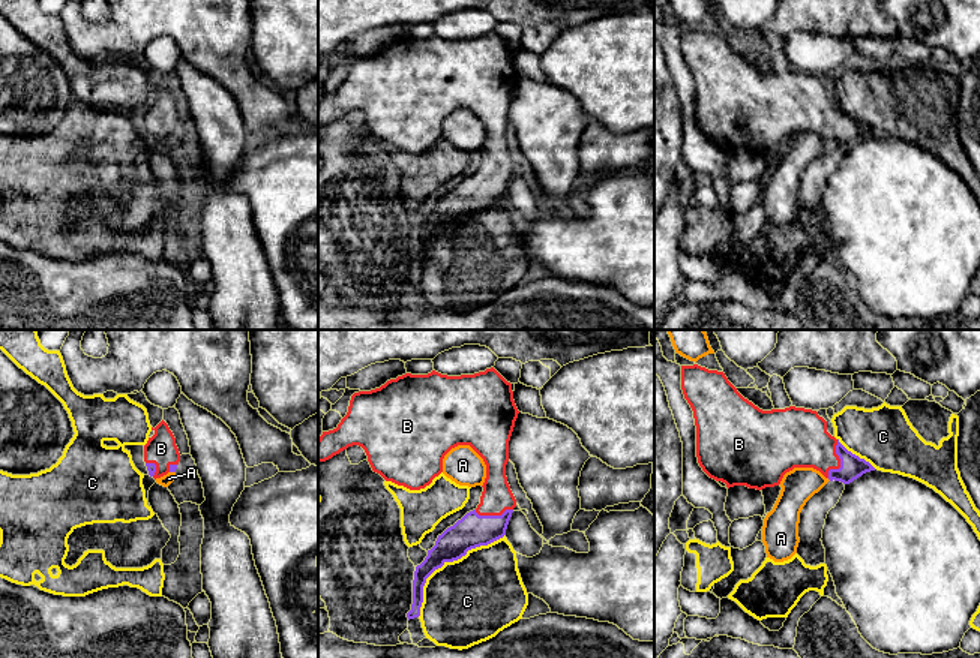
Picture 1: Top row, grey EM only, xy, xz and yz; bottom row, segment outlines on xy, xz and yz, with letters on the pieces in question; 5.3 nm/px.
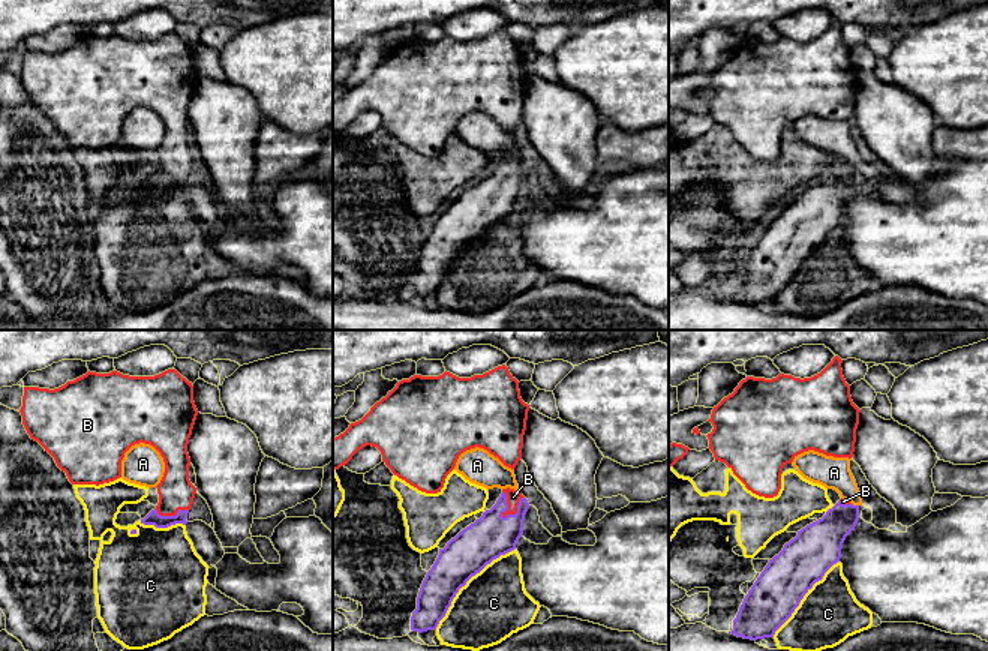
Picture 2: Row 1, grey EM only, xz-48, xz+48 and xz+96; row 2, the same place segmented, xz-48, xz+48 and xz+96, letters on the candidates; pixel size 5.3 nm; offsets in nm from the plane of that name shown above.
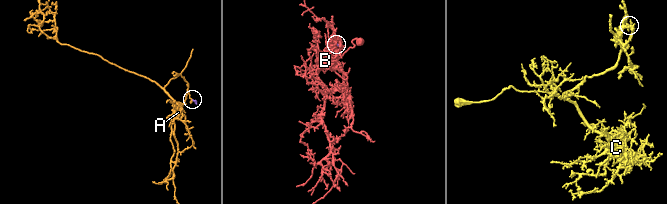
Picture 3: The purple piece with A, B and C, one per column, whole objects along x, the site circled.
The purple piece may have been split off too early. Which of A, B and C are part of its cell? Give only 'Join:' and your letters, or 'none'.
Join: B

